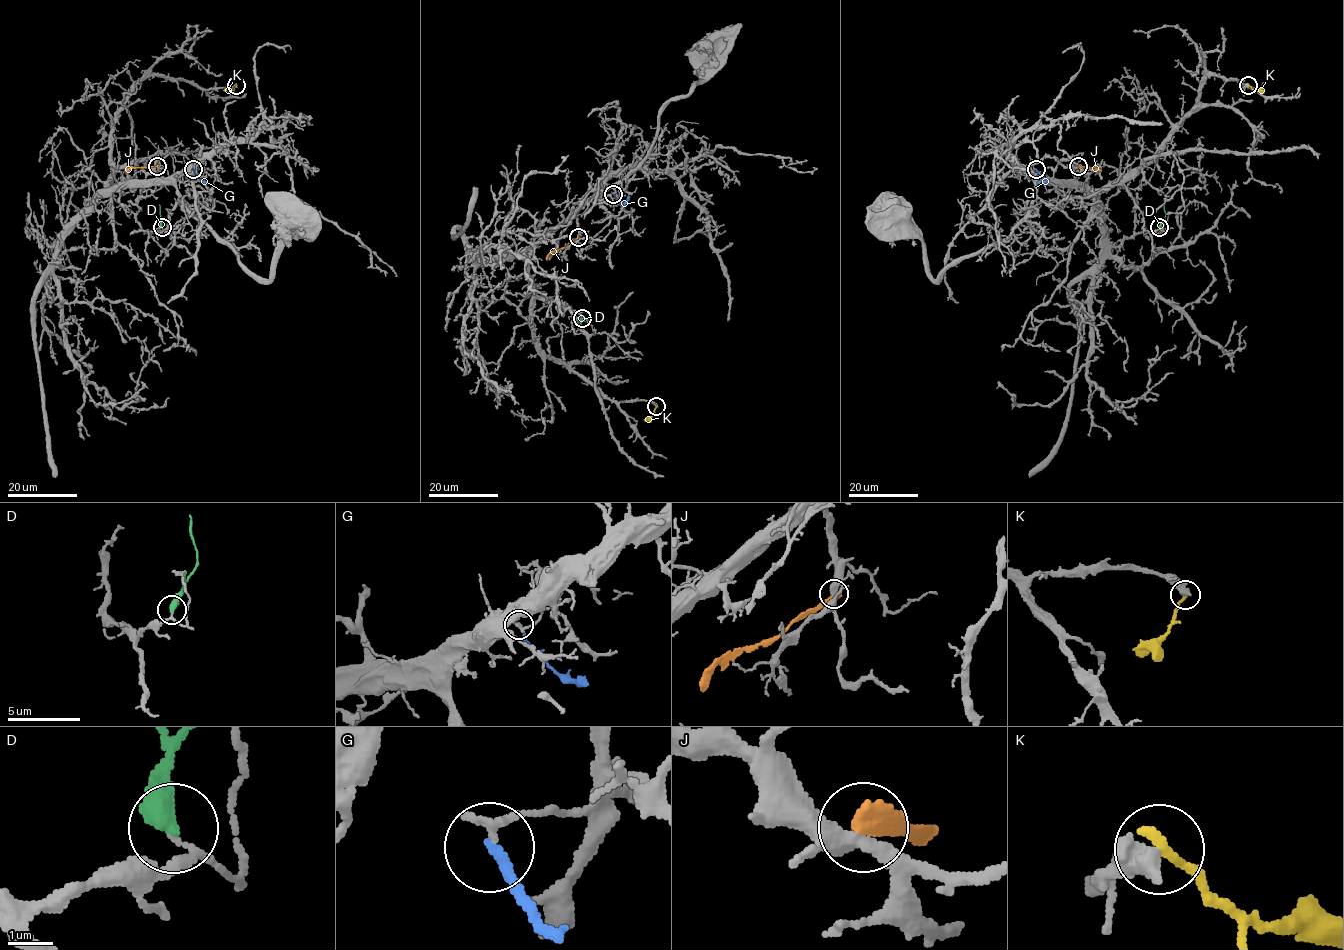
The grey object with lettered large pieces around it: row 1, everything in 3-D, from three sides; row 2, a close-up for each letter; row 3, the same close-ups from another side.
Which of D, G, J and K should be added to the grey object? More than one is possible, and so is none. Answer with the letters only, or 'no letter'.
no letter

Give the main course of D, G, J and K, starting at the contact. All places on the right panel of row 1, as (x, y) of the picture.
D: (1159, 227), (1165, 216), (1163, 204)
G: (1036, 168), (1044, 178), (1038, 183)
J: (1078, 166), (1101, 171)
K: (1248, 85), (1256, 90), (1262, 87)

